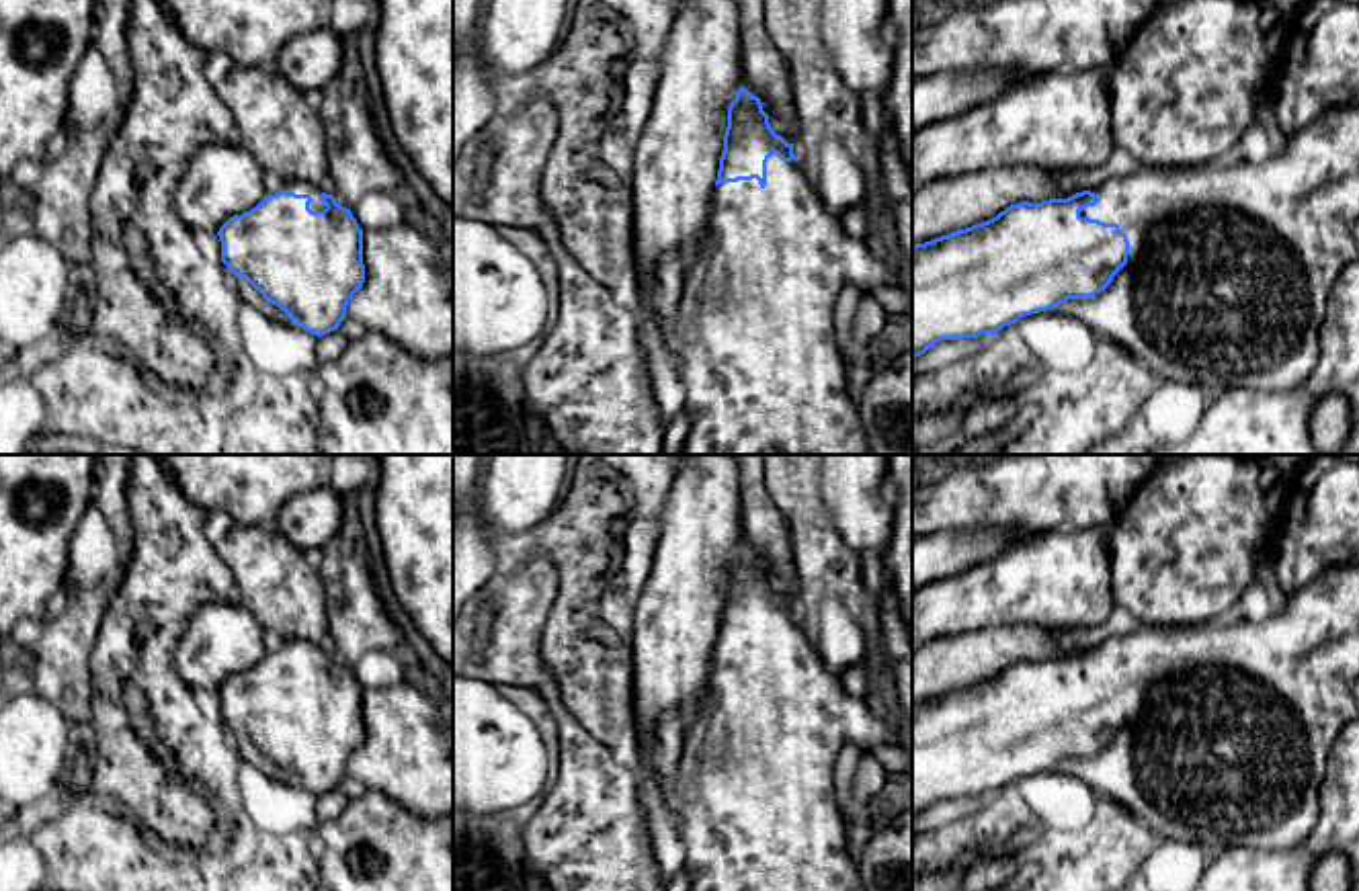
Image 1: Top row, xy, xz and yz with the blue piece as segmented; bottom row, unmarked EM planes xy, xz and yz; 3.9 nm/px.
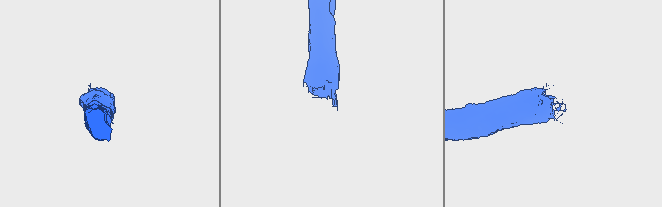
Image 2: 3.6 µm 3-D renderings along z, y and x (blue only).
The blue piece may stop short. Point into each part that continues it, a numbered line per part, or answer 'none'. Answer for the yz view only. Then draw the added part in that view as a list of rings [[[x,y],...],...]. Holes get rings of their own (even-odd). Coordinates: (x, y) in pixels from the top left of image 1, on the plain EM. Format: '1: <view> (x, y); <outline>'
1: yz (1230, 726); [[[1359,565],[1332,567],[1304,588],[1285,596],[1283,608],[1271,612],[1265,621],[1252,623],[1248,619],[1230,623],[1203,623],[1181,631],[1138,631],[1117,635],[1103,631],[1088,647],[1099,655],[1095,666],[1080,670],[1080,676],[1117,682],[1129,698],[1127,723],[1113,735],[1111,744],[1090,758],[1068,758],[1060,768],[1080,776],[1095,795],[1105,795],[1123,805],[1158,838],[1197,842],[1207,852],[1222,852],[1232,846],[1250,850],[1291,850],[1308,840],[1318,819],[1318,793],[1328,766],[1328,756],[1339,731],[1351,721],[1359,719]]]

